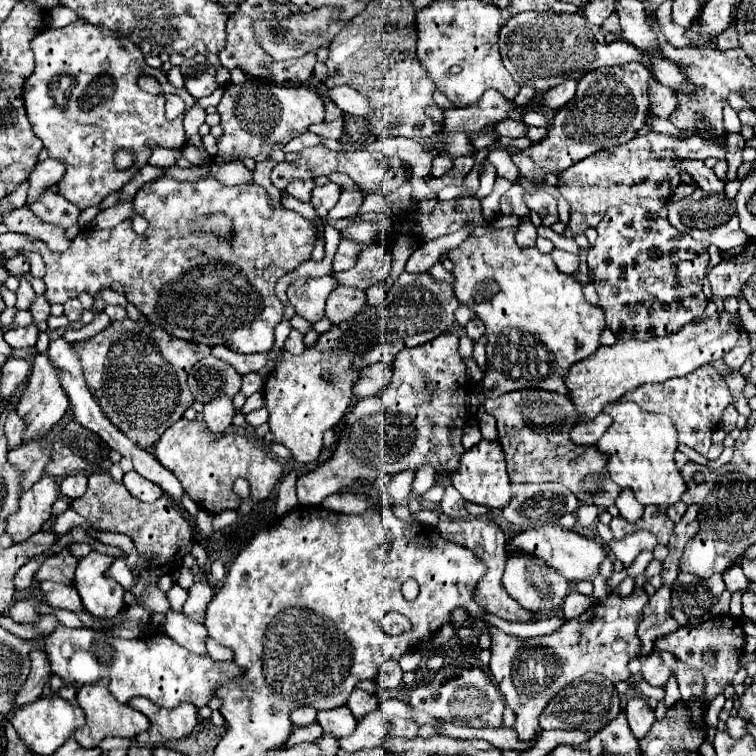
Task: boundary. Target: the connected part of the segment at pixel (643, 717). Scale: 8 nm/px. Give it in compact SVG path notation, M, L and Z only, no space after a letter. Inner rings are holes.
M632 697L626 707L624 707L624 713L626 713L626 719L628 719L628 725L634 733L636 739L642 739L650 725L654 723L654 711L652 707L648 705L648 701L644 697Z

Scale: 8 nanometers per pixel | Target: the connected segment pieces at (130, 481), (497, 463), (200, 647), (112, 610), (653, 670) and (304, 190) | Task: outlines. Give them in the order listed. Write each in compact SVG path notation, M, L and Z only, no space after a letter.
M128 471L124 475L124 485L126 489L132 493L132 497L140 499L140 501L156 501L160 495L162 495L162 489L158 485L154 485L152 481L144 479L142 475L138 475L136 471Z
M482 439L478 445L474 445L470 451L466 451L460 457L460 469L452 473L450 485L466 499L484 507L502 509L510 501L510 479L504 465L504 451L500 449L498 441L486 441Z
M170 609L164 615L164 621L160 623L160 627L162 627L164 633L168 633L182 647L190 649L192 653L206 655L204 639L206 639L208 633L206 633L206 627L202 623L196 623L190 617L186 617L184 613L178 613L178 611Z
M90 551L78 561L74 587L78 589L84 609L98 619L112 619L124 607L124 589L108 577L114 557Z
M652 651L650 655L644 657L644 671L642 671L642 679L646 679L650 685L658 685L664 687L668 677L672 675L672 671L664 665L662 657L658 651Z
M296 179L296 181L292 181L292 183L288 185L288 193L290 193L292 197L296 197L298 201L306 201L306 203L310 201L312 189L314 189L314 181L312 181L312 179L306 179L306 181Z

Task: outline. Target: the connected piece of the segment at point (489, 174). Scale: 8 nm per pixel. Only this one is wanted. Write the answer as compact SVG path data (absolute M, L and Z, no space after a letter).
M484 161L484 165L482 165L482 175L480 175L480 186L477 191L479 199L484 199L488 193L492 193L494 179L496 179L496 169L494 169L488 161Z

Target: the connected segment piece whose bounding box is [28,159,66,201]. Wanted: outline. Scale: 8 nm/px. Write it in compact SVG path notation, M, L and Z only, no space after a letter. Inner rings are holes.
M56 159L40 161L28 177L30 179L28 201L34 201L50 185L56 185L64 177L64 173L66 173L66 165L62 161L56 161Z

